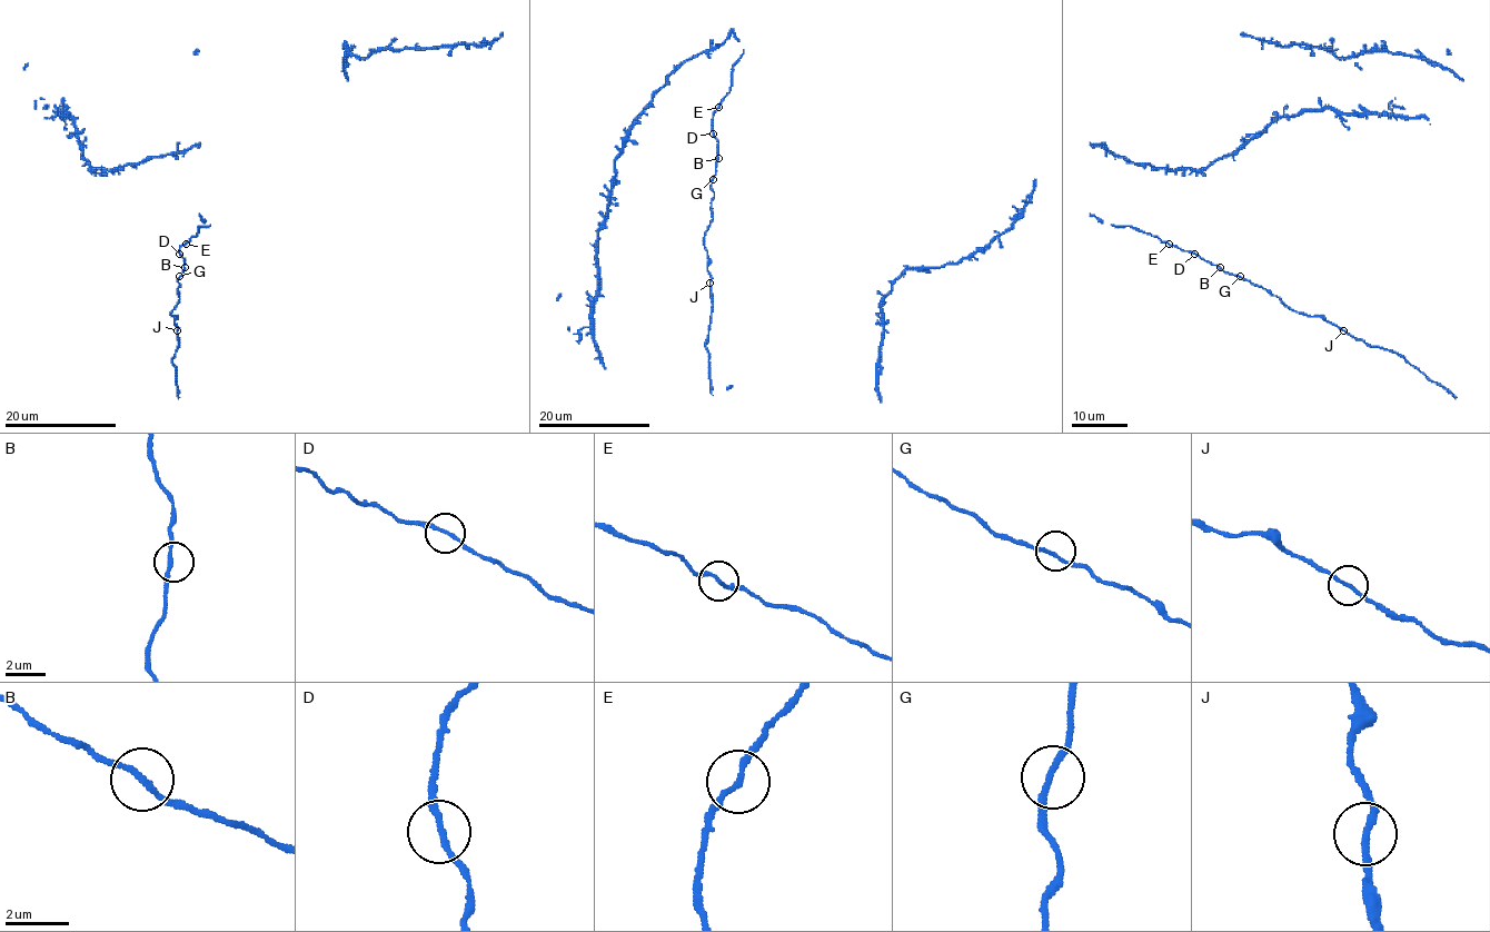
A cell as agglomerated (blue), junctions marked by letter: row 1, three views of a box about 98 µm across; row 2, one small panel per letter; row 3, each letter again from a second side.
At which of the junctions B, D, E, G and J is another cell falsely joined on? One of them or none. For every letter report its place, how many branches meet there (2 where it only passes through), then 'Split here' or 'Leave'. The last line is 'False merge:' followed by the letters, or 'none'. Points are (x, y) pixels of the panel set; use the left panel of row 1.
B: Place: (185, 267). Branches: 2. Leave
D: Place: (179, 254). Branches: 2. Leave
E: Place: (186, 244). Branches: 2. Leave
G: Place: (179, 276). Branches: 2. Leave
J: Place: (177, 330). Branches: 2. Leave
False merge: none

